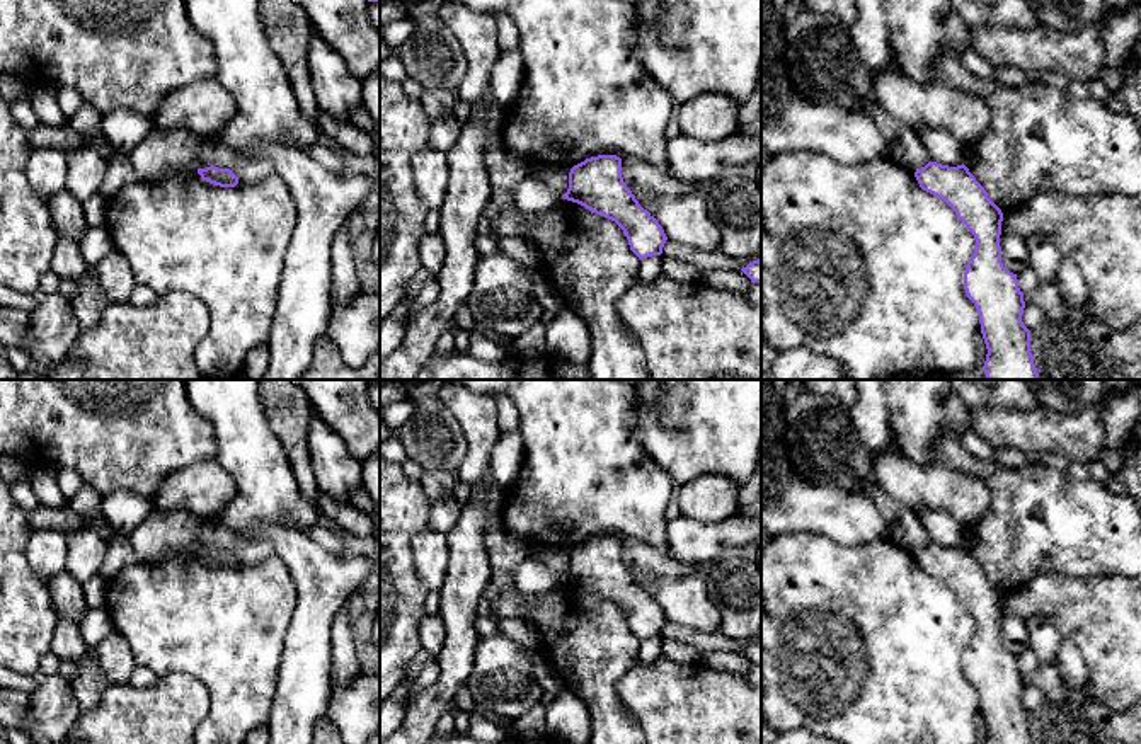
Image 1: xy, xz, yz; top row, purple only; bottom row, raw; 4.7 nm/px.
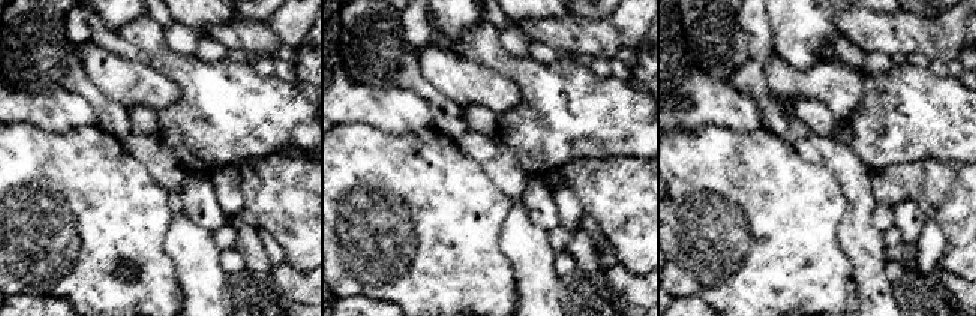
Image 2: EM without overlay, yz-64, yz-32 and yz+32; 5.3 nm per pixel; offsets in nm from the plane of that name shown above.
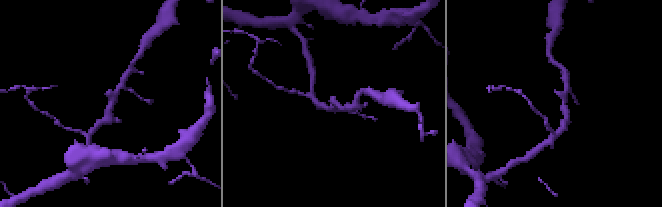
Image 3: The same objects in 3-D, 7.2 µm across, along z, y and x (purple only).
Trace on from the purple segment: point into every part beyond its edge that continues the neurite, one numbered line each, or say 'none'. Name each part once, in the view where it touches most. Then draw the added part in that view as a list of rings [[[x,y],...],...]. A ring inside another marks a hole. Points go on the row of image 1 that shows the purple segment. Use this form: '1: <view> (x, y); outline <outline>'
none

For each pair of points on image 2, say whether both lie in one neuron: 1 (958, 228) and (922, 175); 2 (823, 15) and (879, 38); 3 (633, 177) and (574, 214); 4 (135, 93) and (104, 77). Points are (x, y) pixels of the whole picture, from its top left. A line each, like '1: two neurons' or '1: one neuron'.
1: one neuron
2: two neurons
3: two neurons
4: one neuron

